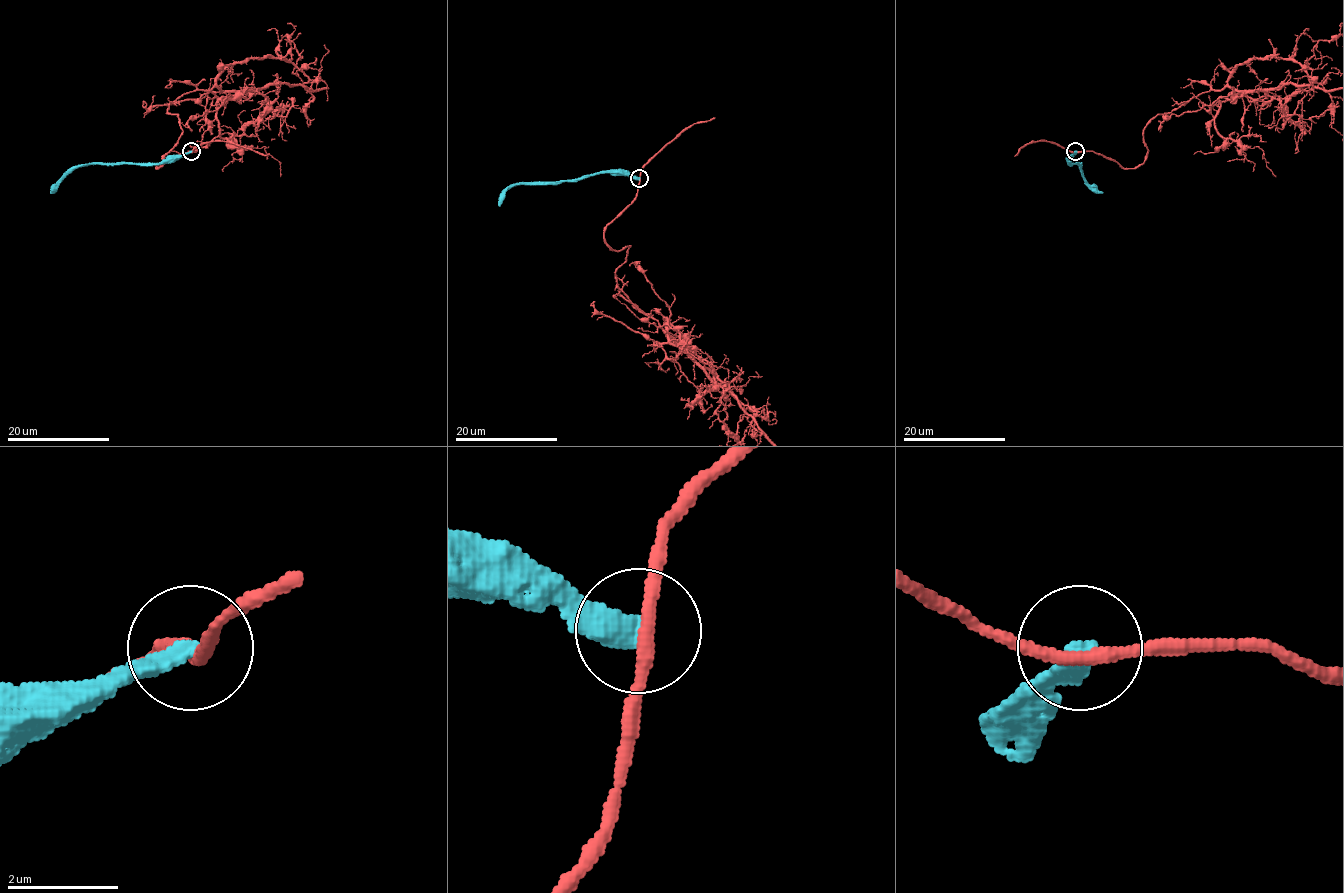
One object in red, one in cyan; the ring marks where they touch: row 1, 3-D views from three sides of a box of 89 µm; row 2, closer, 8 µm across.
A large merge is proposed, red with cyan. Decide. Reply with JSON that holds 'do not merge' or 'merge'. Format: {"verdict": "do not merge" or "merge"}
{"verdict": "do not merge"}

